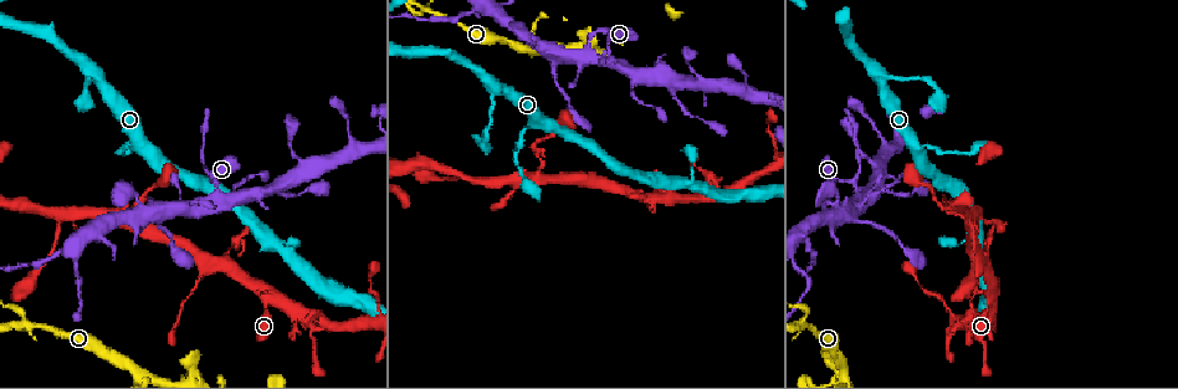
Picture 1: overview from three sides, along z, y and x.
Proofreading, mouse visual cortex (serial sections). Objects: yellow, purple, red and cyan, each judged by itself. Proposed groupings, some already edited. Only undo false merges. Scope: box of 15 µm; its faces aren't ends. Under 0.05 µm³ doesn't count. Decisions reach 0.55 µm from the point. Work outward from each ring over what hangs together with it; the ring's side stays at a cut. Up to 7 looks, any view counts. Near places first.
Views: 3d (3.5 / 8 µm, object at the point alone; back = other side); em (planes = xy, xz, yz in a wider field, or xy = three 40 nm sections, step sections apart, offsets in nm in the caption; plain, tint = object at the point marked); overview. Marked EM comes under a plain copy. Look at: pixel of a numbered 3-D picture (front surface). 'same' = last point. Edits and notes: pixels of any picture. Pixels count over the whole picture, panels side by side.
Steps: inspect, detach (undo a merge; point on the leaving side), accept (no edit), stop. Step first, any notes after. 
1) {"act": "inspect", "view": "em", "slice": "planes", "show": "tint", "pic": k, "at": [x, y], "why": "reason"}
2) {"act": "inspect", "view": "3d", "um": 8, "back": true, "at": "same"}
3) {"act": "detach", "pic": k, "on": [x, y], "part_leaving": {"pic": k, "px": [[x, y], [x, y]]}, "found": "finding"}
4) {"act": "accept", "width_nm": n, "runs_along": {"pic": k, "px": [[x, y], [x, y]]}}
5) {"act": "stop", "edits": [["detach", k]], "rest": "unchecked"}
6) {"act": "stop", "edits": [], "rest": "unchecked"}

{"act": "inspect", "view": "3d", "um": 3.5, "pic": 1, "at": [534, 145], "why": "abrupt turn"}

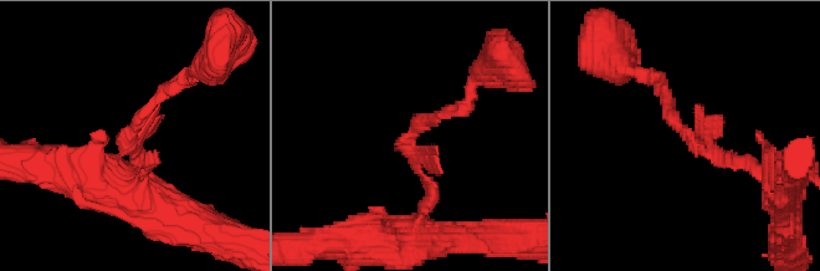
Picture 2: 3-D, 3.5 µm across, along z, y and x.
{"act": "inspect", "view": "em", "slice": "xy", "step": 5, "show": "tint", "pic": 2, "at": [128, 141], "why": "now the EM"}

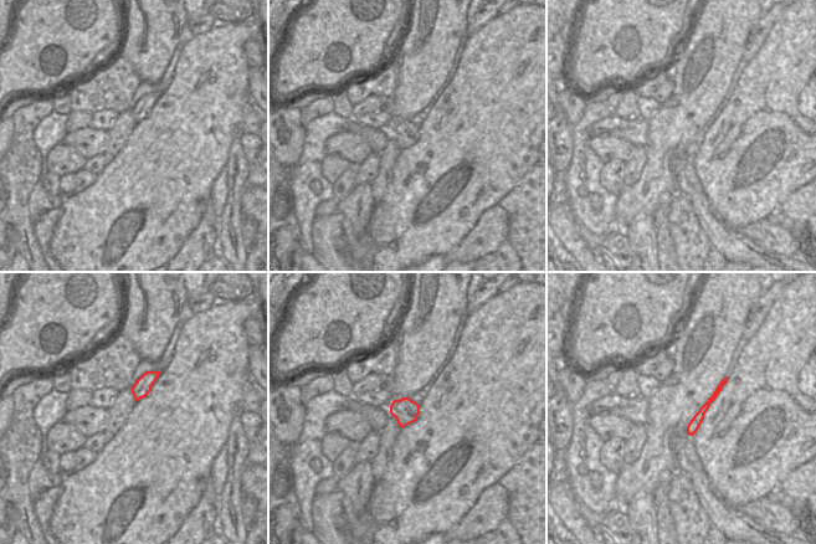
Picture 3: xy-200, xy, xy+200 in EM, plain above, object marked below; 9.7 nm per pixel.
{"act": "accept", "width_nm": 260, "runs_along": {"pic": 2, "px": [[757, 172], [696, 146], [661, 87]]}, "found": "all the same cell"}

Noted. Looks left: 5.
{"act": "inspect", "view": "3d", "um": 3.5, "back": true, "pic": 1, "at": [613, 63], "why": "thin arm on a thick one"}

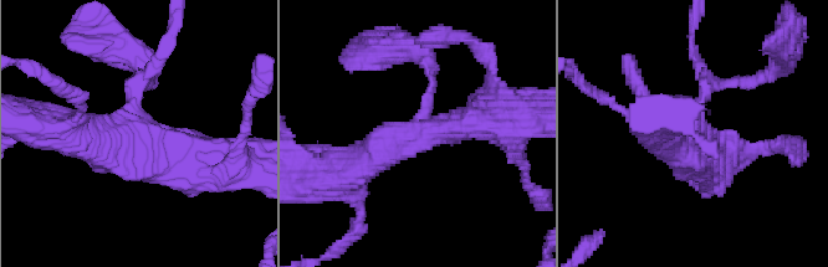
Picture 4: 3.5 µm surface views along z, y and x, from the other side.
{"act": "inspect", "view": "em", "slice": "planes", "show": "tint", "pic": 4, "at": [699, 115]}

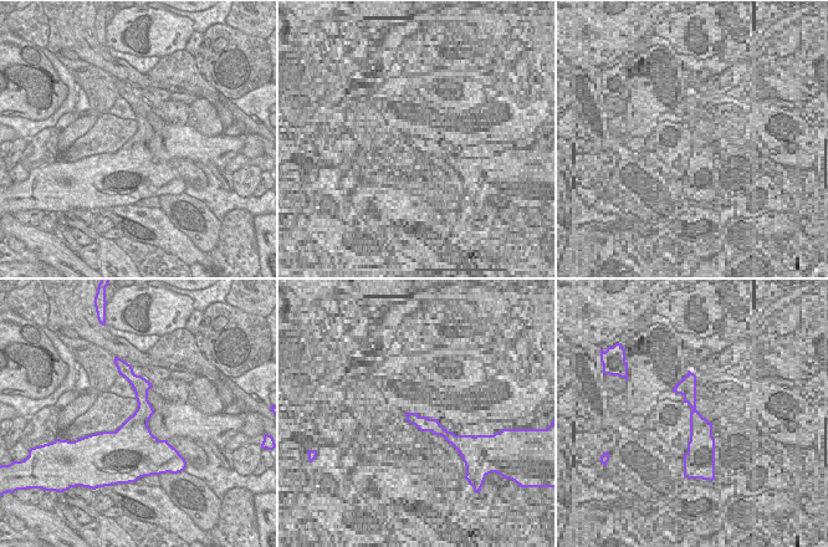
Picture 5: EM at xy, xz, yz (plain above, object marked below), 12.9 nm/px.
{"act": "accept", "runs_along": {"pic": 4, "px": [[153, 82], [131, 116], [195, 158]]}, "found": "all the same cell"}

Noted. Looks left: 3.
{"act": "inspect", "view": "3d", "um": 3.5, "pic": 1, "at": [198, 277], "why": "sudden change in width"}

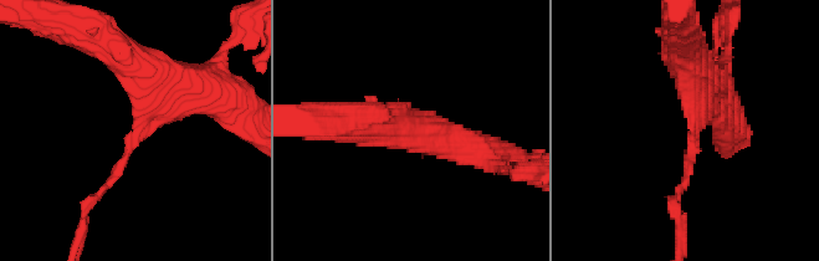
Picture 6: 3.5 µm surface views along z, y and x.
{"act": "inspect", "view": "em", "slice": "xy", "step": 2, "show": "tint", "pic": 6, "at": [133, 142], "arm_widths_nm": [100, 450]}

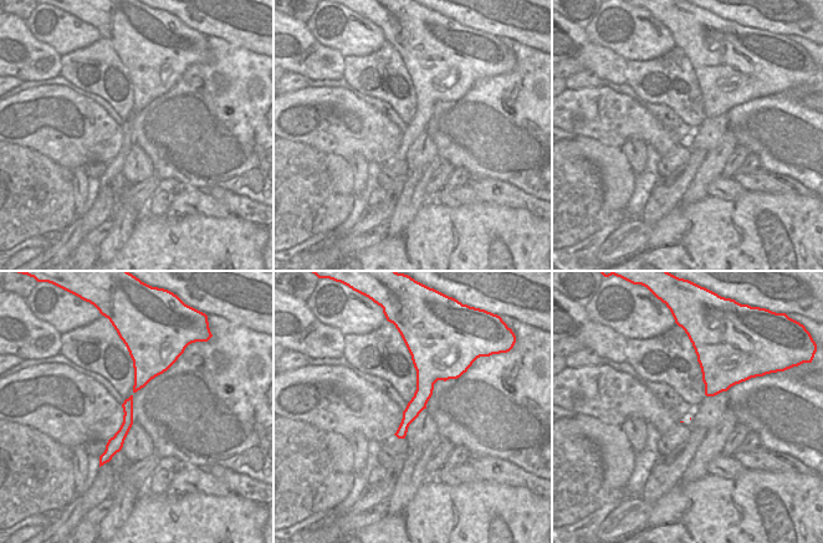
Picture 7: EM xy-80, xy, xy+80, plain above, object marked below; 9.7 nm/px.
{"act": "accept", "runs_along": {"pic": 6, "px": [[182, 78], [86, 204]]}, "found": "all the same cell"}

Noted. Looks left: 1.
{"act": "stop", "edits": [], "rest": "unchecked"}

